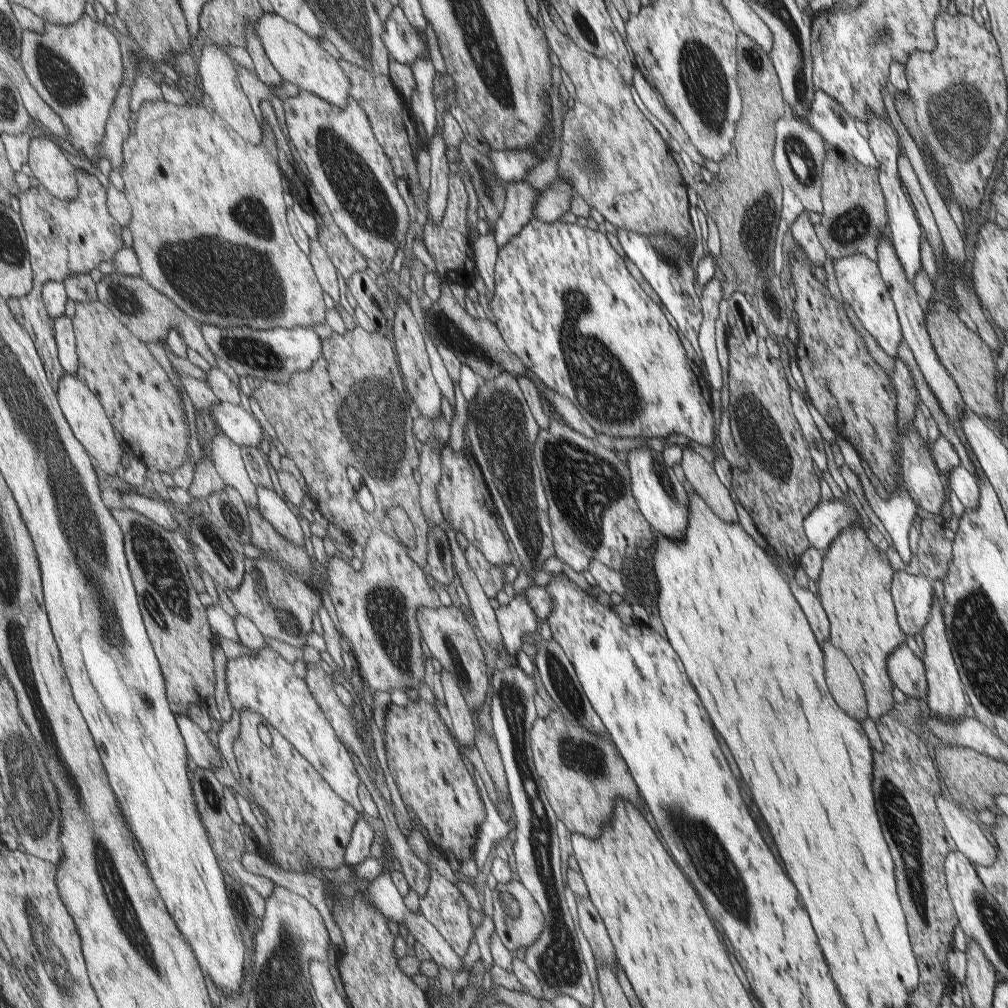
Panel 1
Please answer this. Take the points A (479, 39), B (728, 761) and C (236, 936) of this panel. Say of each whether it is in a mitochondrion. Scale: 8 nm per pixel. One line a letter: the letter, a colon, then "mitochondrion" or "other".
A: mitochondrion
B: other
C: other

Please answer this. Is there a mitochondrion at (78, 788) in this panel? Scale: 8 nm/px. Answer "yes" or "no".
yes

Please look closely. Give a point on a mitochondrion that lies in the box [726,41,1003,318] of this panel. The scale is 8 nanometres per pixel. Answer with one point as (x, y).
(975, 115)

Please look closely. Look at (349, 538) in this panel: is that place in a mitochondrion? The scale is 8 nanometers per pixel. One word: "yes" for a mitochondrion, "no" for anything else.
no

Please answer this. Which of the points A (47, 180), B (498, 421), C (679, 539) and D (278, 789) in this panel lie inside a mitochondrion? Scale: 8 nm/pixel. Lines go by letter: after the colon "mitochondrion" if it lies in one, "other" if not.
A: other
B: mitochondrion
C: other
D: other

